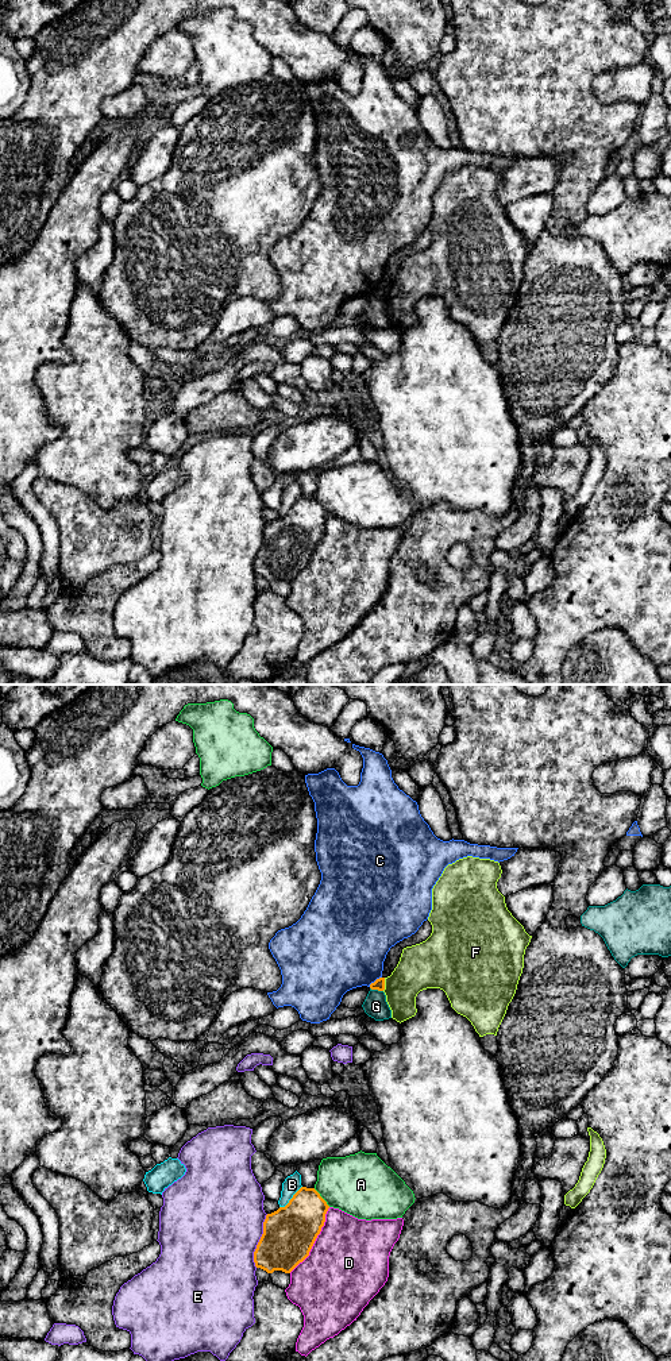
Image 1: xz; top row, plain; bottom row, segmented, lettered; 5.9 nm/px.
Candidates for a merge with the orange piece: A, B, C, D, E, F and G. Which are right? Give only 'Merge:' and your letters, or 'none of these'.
Merge: none of these

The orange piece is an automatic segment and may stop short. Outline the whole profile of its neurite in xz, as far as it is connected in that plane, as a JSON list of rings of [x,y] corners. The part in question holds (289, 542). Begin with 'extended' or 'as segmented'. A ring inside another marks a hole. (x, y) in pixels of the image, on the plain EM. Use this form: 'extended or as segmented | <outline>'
as segmented | [[[301,496],[285,516],[267,523],[263,531],[263,543],[254,560],[257,577],[273,582],[282,579],[290,582],[302,571],[321,540],[329,514],[315,497]]]

